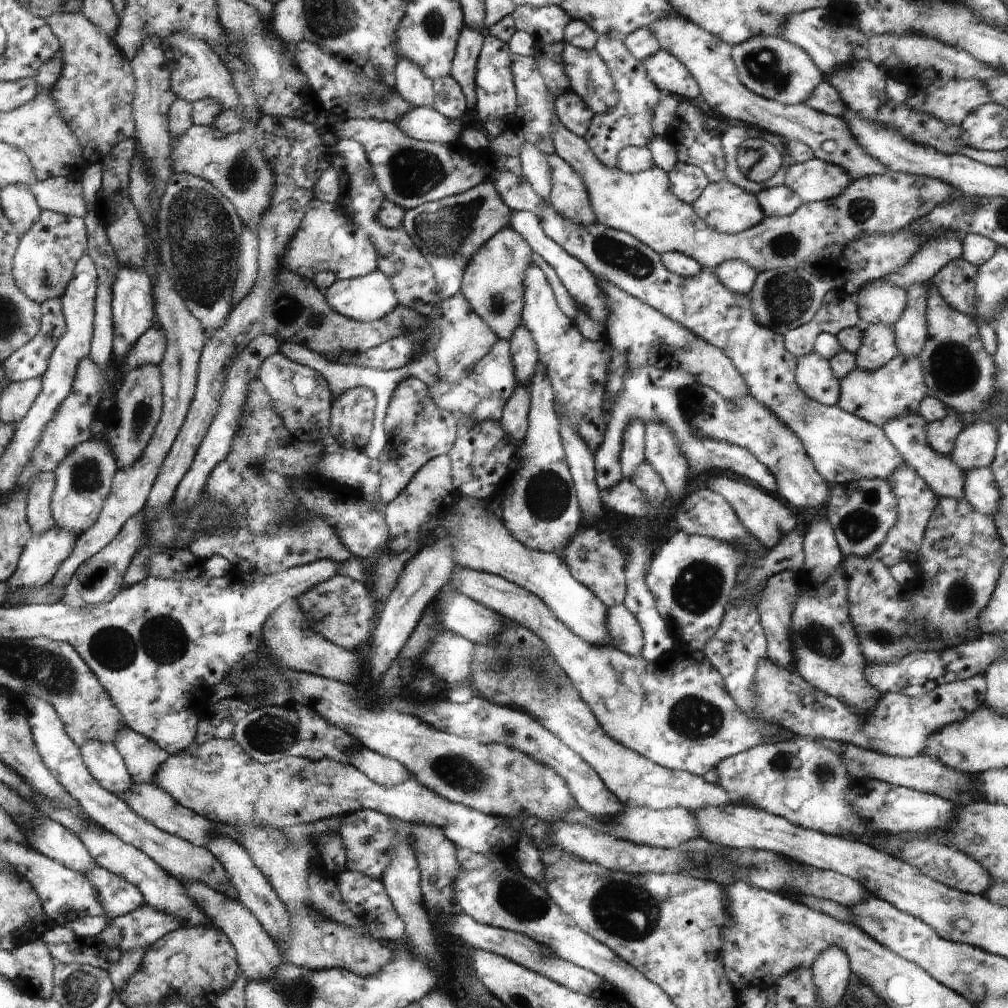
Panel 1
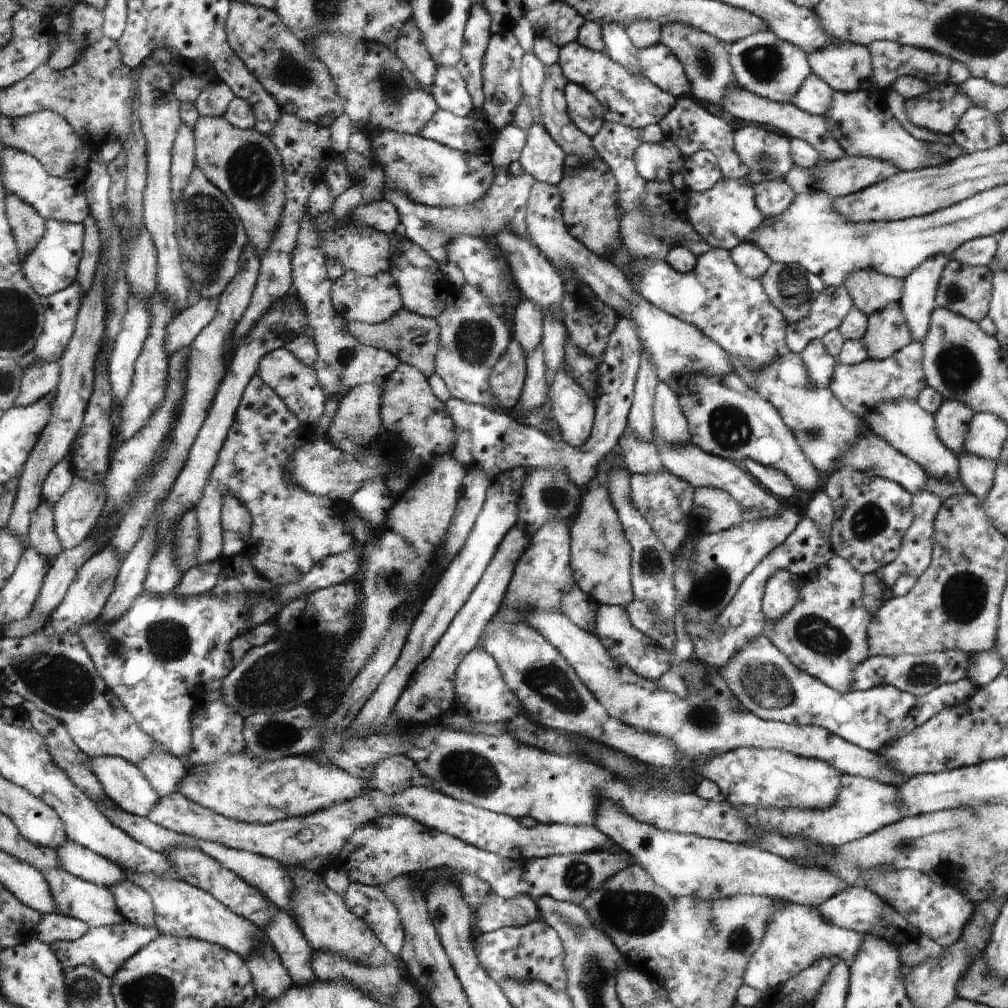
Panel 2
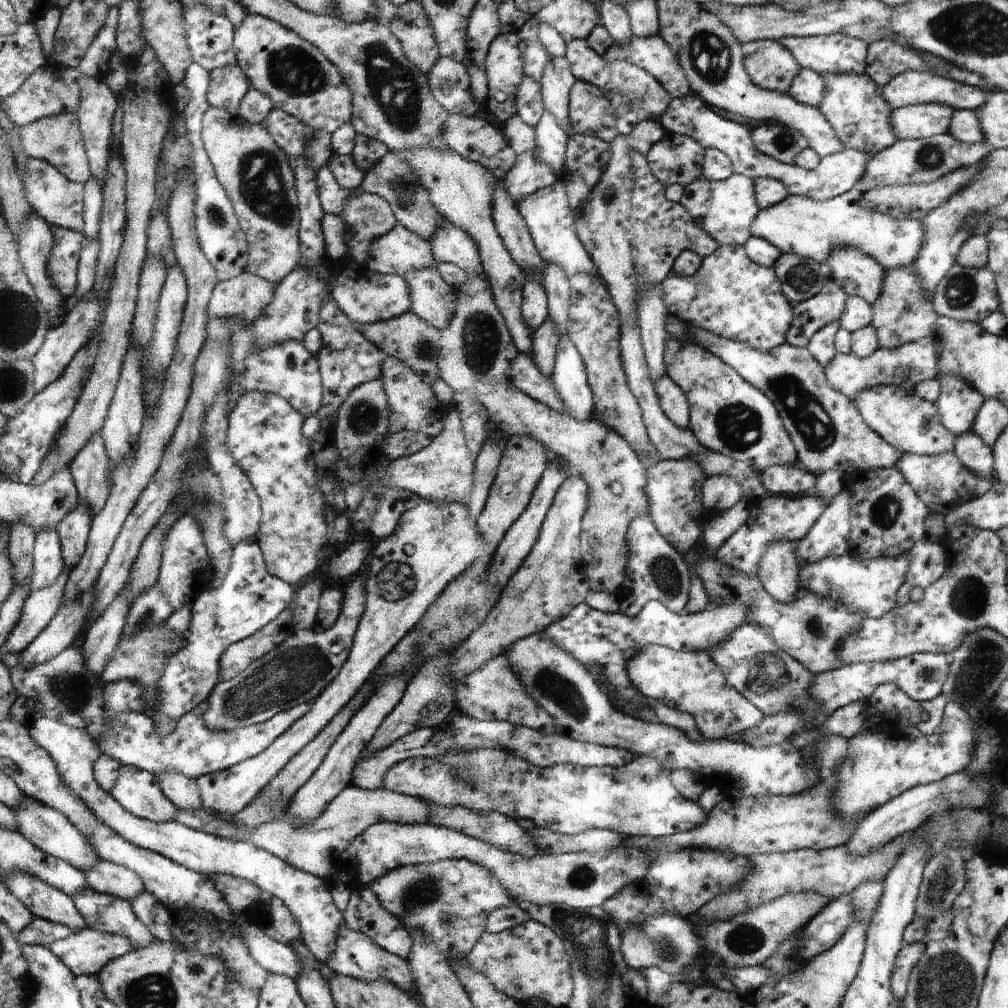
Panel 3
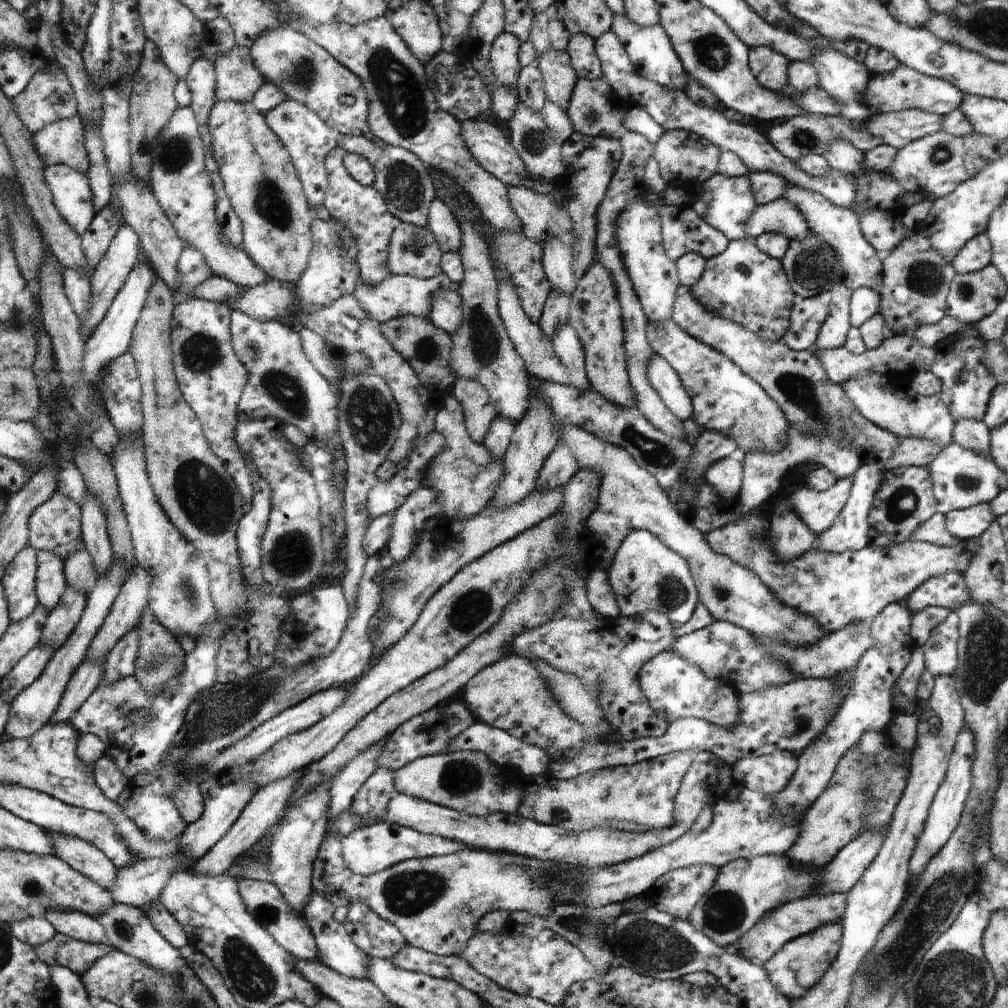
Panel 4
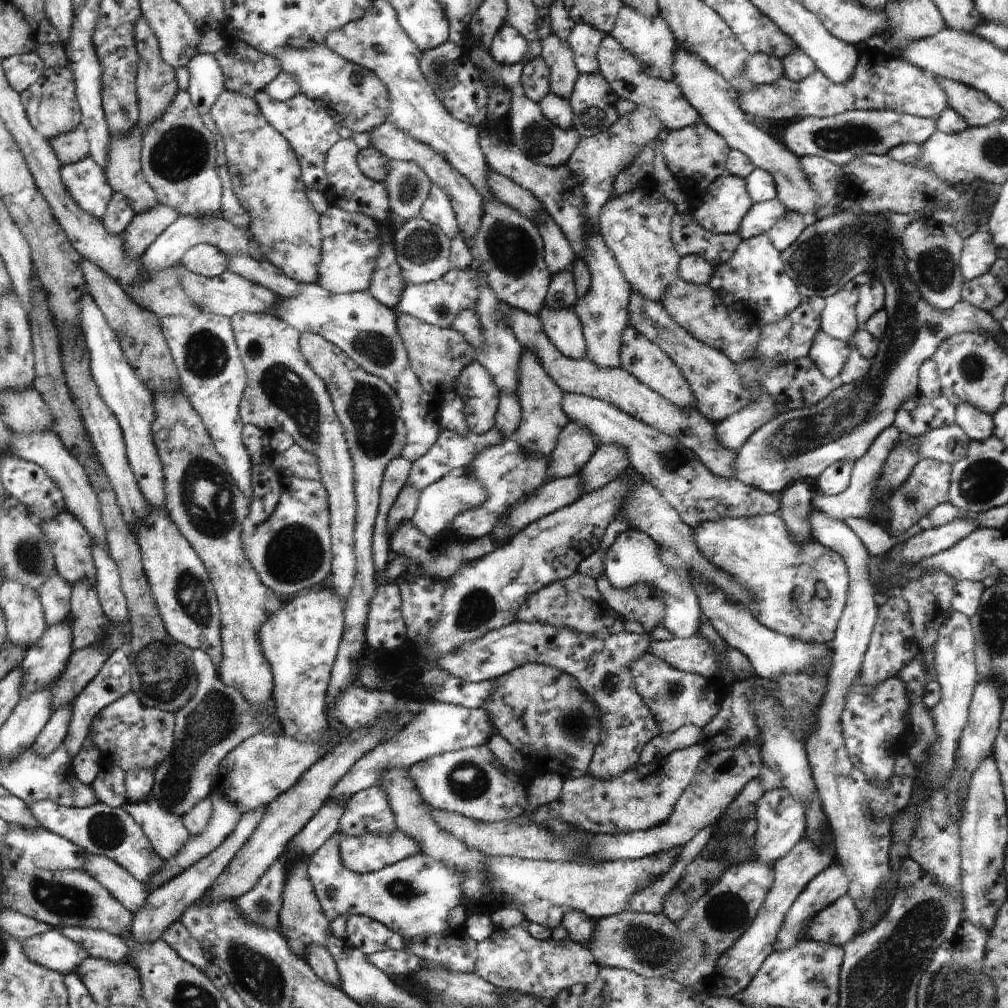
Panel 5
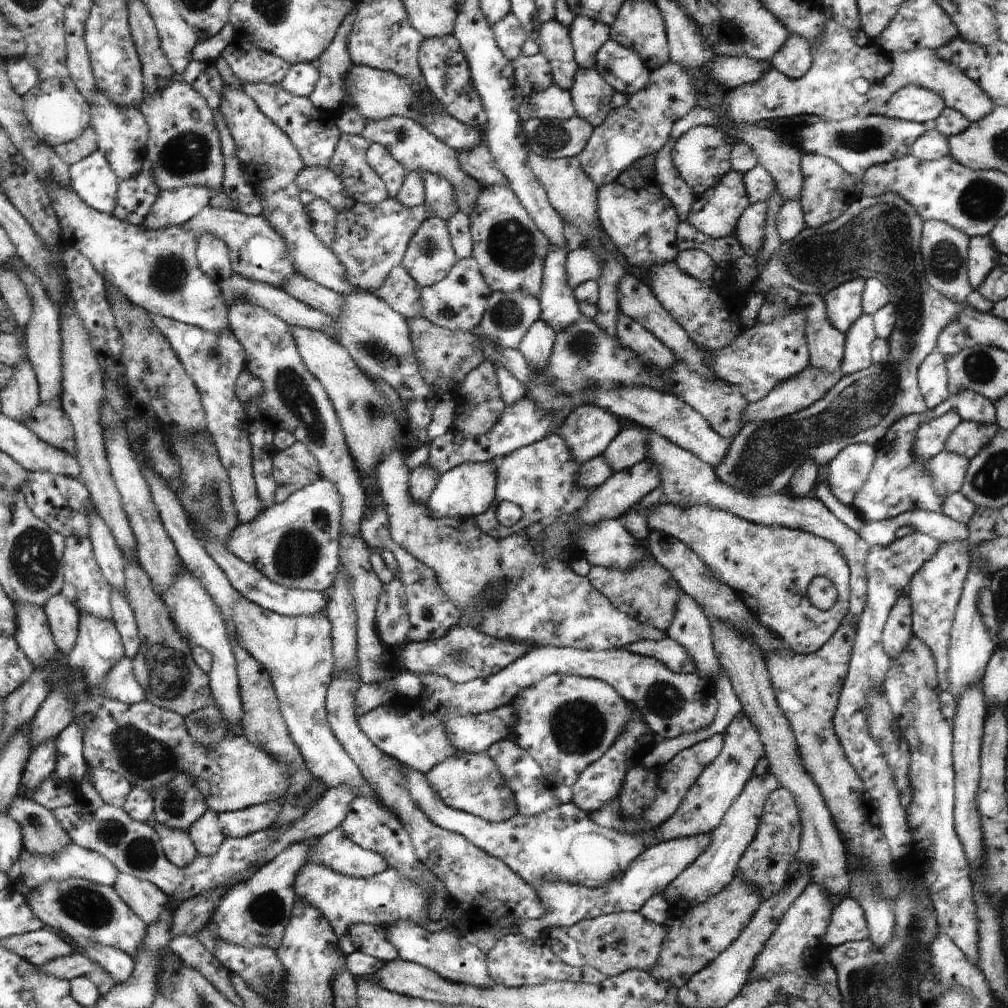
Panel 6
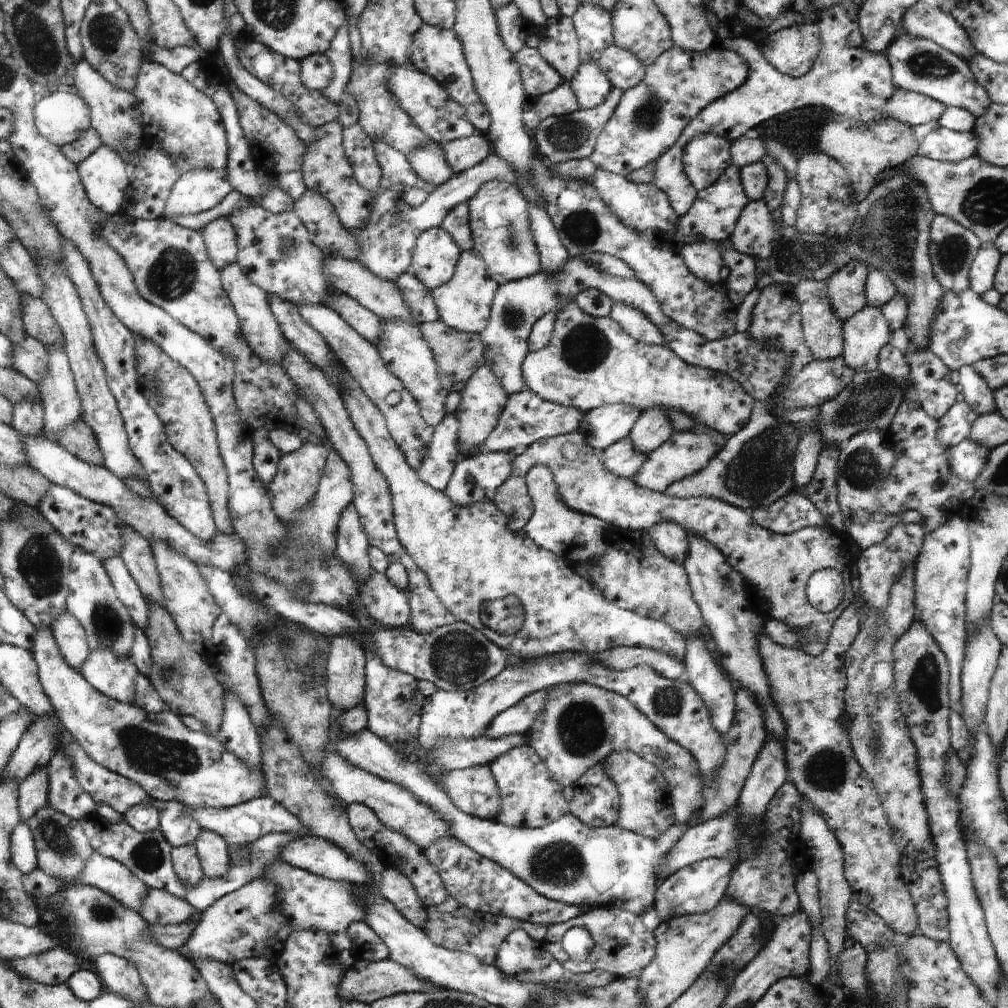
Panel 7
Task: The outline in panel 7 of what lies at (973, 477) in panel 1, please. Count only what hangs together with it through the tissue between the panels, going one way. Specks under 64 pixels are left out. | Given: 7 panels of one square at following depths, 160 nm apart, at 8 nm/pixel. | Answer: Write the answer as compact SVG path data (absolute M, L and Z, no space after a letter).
M972 365L961 366L958 374L960 374L958 387L964 395L964 401L980 415L997 410L993 390Z

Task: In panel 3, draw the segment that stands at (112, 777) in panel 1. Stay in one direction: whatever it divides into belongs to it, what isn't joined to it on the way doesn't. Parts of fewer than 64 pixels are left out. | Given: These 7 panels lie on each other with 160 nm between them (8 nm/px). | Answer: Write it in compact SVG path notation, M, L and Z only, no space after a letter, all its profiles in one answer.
M132 765L119 769L117 784L111 792L126 810L142 819L167 823L177 816L178 808L163 792L159 778Z

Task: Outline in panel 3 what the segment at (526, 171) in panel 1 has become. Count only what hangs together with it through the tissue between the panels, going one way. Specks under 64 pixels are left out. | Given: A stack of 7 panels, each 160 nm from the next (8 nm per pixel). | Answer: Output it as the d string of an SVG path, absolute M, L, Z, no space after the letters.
M546 110L535 126L535 131L537 132L537 159L550 165L556 176L560 177L563 173L563 160L571 132L568 132L556 117Z

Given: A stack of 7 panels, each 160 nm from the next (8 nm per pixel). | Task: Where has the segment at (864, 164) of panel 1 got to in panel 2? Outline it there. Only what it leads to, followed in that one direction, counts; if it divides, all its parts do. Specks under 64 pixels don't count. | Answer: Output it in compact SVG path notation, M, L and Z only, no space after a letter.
M736 84L723 99L723 108L744 120L744 122L754 122L754 124L766 124L776 128L780 133L793 136L795 139L802 139L809 142L821 156L821 160L836 160L844 156L843 148L834 140L829 129L829 122L826 117L813 115L804 112L792 103L779 103L748 92L745 88Z

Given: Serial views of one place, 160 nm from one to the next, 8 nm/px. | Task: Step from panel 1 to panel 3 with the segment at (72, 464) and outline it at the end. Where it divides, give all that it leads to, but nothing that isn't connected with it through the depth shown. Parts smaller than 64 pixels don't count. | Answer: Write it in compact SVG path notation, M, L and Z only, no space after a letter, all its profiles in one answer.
M80 500L74 512L56 530L61 541L61 555L70 571L81 562L92 528L92 516L88 505Z

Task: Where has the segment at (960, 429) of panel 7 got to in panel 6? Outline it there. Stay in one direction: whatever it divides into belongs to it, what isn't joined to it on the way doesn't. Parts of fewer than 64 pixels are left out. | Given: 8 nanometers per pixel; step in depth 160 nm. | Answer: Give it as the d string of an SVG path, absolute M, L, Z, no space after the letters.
M955 409L946 412L940 418L924 421L920 424L914 438L914 460L923 464L936 454L943 452L948 436L963 422L960 414Z

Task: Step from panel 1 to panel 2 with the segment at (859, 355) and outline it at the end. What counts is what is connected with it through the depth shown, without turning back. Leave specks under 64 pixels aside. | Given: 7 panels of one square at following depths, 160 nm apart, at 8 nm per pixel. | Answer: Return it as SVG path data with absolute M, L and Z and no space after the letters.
M898 303L889 304L868 316L863 336L871 359L892 356L913 340L906 317Z

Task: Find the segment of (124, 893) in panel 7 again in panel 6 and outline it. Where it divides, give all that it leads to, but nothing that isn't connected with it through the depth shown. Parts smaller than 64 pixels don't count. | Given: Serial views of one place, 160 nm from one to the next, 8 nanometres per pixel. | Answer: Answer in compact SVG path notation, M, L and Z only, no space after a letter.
M71 843L63 849L63 852L57 853L54 857L44 857L40 854L34 854L30 850L24 848L20 860L11 866L6 872L10 887L19 890L23 896L28 896L32 890L36 890L38 886L42 886L47 881L60 883L67 879L85 879L94 883L113 887L117 880L119 871L110 861L98 852L84 849L83 847Z

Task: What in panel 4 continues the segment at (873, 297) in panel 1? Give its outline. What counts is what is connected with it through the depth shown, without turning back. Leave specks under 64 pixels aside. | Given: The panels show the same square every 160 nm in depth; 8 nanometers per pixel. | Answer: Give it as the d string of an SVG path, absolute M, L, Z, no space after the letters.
M788 184L785 186L785 198L797 205L797 209L803 214L808 223L810 232L826 241L830 248L835 250L836 260L842 265L845 272L840 282L854 290L860 287L875 288L876 282L882 278L882 256L866 240L861 231L861 222L857 214L850 209L845 209L829 200L821 194L806 190L800 185Z

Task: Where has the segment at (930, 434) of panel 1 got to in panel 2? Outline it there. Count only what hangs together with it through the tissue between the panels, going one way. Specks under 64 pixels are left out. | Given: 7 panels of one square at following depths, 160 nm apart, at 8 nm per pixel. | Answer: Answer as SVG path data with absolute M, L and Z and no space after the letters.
M947 398L943 399L942 404L933 414L938 438L957 455L963 450L963 442L974 413L961 400Z

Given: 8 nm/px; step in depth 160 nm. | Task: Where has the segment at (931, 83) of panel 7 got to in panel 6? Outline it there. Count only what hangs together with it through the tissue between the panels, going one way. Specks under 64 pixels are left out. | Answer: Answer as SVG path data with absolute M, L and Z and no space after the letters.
M914 48L914 51L910 50L910 52L896 52L892 55L892 65L891 74L888 74L885 78L886 87L891 92L896 92L896 90L900 90L902 86L908 86L908 84L928 88L944 100L944 105L953 110L958 110L970 123L978 122L984 116L988 116L995 108L992 100L978 87L978 84L974 83L974 80L968 78L952 62L942 60L934 52L934 49Z

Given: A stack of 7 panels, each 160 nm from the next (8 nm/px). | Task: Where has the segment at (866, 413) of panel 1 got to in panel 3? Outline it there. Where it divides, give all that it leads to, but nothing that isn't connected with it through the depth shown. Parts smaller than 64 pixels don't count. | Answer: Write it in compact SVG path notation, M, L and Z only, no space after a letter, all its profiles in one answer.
M932 336L924 337L896 348L879 347L872 354L859 357L854 353L836 353L825 366L824 372L829 385L849 399L865 388L883 384L895 384L905 389L914 389L922 381L938 378L937 352Z

